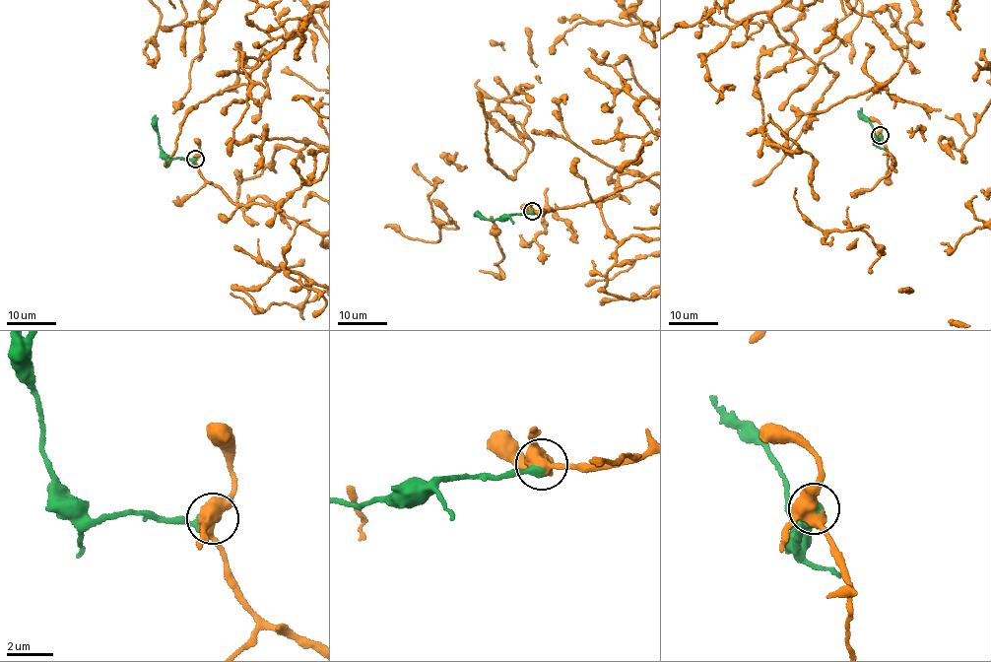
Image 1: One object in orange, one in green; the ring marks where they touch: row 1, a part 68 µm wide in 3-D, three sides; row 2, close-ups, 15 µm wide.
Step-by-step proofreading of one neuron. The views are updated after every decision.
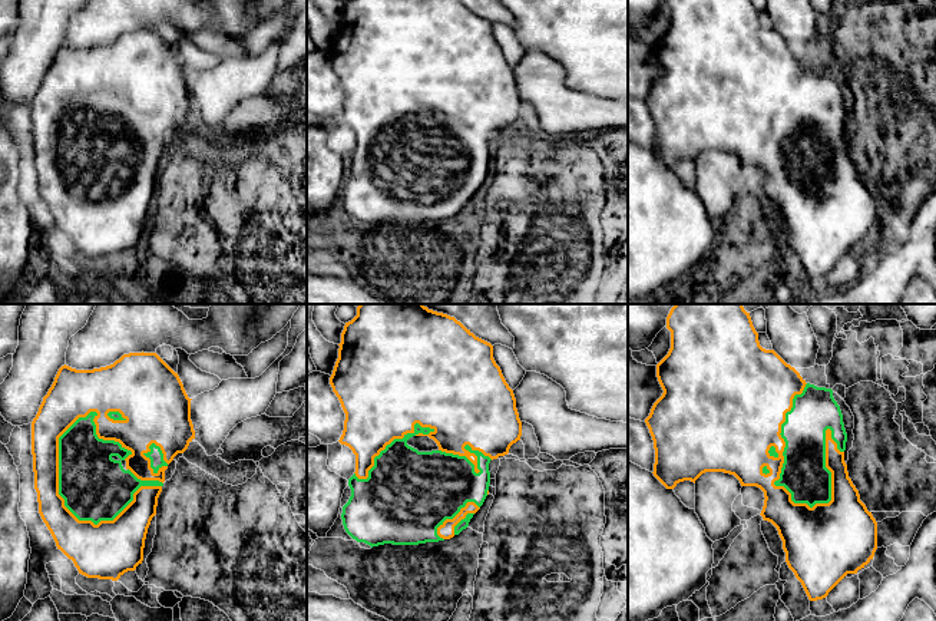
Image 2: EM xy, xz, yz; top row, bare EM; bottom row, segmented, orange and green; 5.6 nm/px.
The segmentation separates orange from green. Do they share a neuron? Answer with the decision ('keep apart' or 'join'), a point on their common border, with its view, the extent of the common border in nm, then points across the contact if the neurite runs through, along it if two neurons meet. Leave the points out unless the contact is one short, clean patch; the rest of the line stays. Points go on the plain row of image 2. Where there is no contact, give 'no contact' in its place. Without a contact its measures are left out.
join; meets orange in xy at (82, 200); contact 650 nm long

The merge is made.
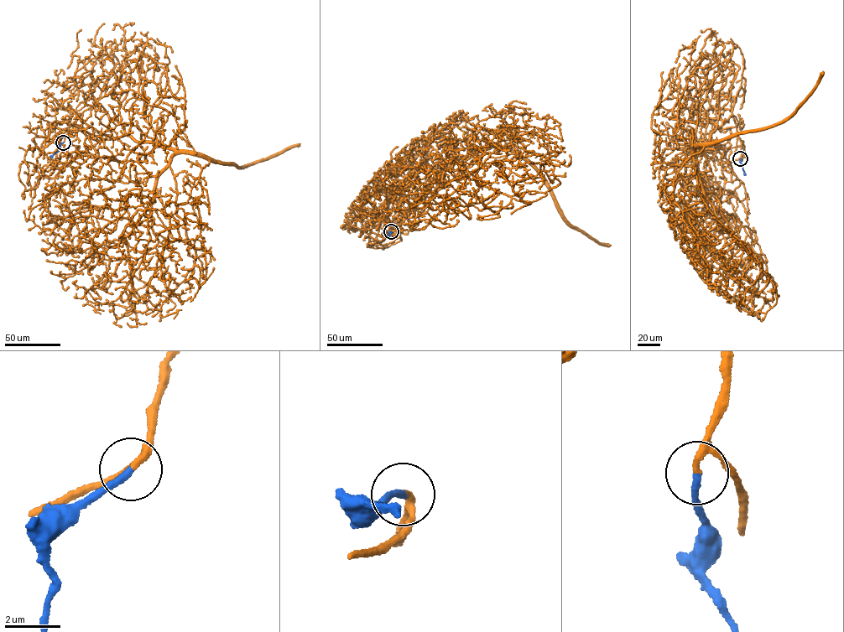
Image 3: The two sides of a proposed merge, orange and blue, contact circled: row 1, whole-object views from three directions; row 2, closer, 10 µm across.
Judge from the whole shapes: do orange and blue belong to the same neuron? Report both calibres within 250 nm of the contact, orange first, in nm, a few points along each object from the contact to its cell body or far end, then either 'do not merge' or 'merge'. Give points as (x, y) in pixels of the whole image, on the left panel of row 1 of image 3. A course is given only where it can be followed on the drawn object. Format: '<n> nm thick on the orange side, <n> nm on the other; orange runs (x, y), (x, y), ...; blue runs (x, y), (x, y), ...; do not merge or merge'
160 nm thick on the orange side, 240 nm on the other; orange runs (63, 142), (96, 106), (138, 141), (174, 152), (122, 235), (139, 300), (117, 318), (111, 301); blue runs (63, 142), (50, 157); merge

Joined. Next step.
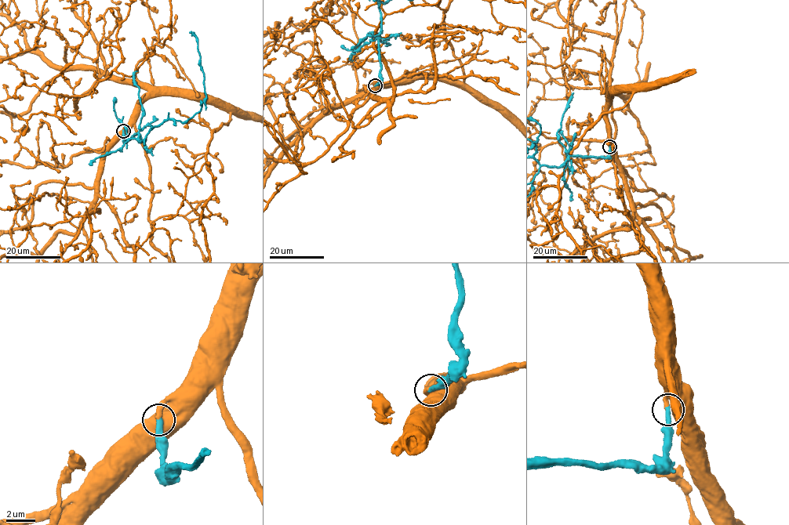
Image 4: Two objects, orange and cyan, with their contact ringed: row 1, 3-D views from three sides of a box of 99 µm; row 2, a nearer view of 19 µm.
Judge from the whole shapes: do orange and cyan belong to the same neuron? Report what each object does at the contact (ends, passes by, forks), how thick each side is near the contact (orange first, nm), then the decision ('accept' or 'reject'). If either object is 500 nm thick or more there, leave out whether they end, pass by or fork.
orange ends | cyan ends | 320/400 nm | accept

